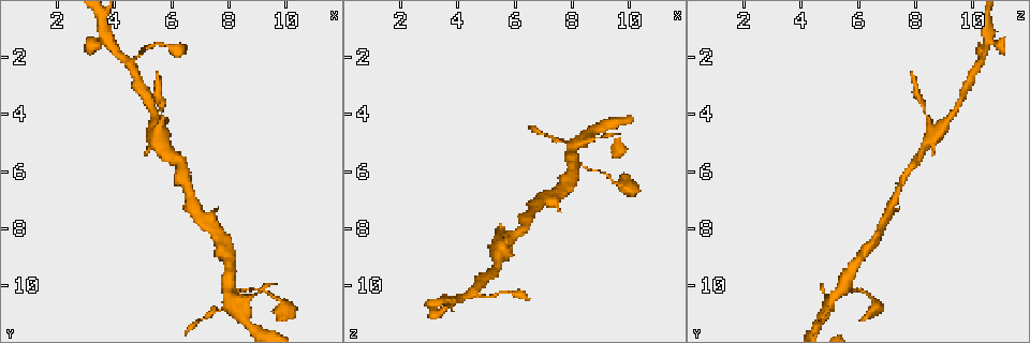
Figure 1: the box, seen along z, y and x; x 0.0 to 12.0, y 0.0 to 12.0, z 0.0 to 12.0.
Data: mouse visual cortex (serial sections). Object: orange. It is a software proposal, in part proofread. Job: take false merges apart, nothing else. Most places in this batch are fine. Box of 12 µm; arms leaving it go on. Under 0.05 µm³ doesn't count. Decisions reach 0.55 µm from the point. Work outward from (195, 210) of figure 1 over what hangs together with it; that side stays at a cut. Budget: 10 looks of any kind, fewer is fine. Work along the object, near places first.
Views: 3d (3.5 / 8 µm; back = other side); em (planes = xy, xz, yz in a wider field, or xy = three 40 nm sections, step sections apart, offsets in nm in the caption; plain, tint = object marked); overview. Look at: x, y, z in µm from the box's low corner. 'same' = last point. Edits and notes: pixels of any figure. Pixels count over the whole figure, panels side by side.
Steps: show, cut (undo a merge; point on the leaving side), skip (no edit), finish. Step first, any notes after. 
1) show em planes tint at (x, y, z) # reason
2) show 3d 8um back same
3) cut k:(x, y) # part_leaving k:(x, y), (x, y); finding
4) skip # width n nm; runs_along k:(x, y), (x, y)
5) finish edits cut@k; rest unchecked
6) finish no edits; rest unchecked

show 3d 8um at (9.9, 10.7, 6.6) # sharp bend

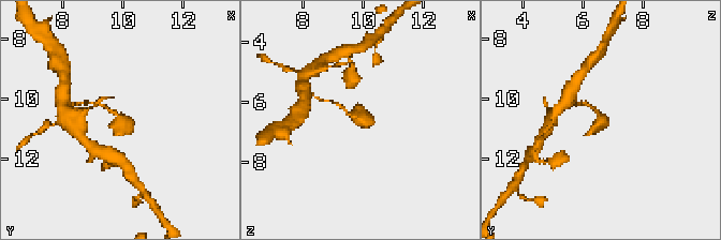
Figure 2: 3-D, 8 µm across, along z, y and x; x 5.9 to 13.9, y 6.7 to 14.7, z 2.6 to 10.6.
show 3d 3.5um back at (9.9, 10.7, 6.5) # zoom in

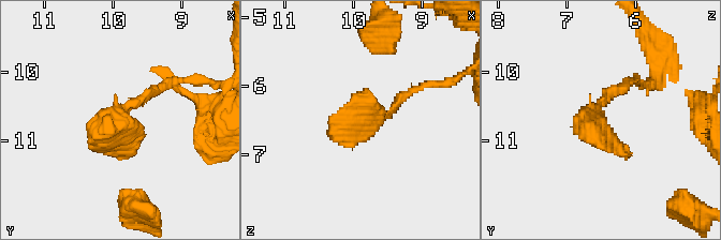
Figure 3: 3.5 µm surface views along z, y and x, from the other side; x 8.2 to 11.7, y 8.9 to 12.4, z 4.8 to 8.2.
show em xy step 3 tint at (9.90, 10.65, 6.55) # need the tissue

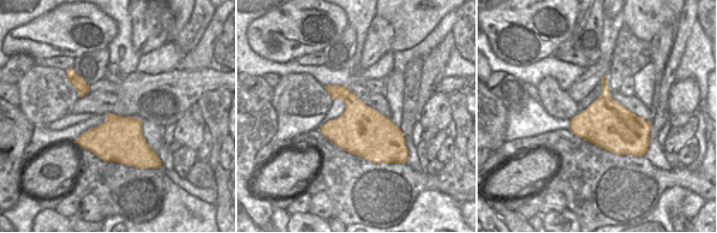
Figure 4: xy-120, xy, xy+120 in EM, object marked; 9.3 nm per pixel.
skip # runs_along 3:(168, 81), (122, 111), (126, 154); all the same cell

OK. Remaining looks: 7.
show 3d 3.5um at (8.1, 10.7, 5.0) # branch point

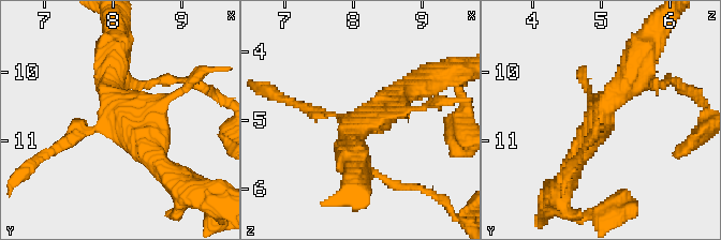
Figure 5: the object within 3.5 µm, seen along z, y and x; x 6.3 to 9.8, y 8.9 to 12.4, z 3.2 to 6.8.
show em xy step 1 plain at (8.15, 10.70, 5.00) # need the tissue

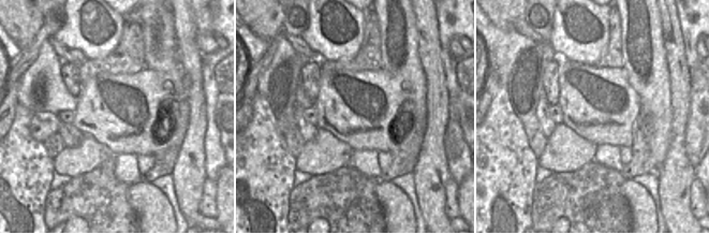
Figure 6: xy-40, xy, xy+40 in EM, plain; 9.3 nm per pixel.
show em xy step 1 tint same

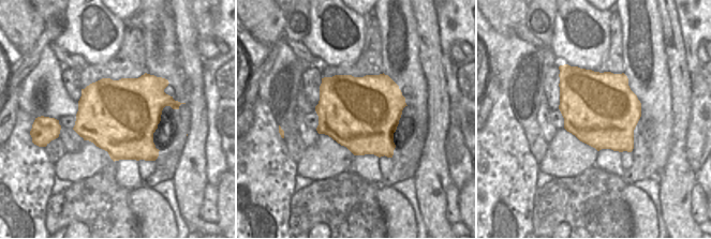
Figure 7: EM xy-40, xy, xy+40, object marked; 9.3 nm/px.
skip # runs_along 5:(635, 62), (602, 108), (572, 170); continuous, no second cell

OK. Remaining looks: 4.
show 3d 3.5um at (5.6, 4.4, 8.6) # a fork

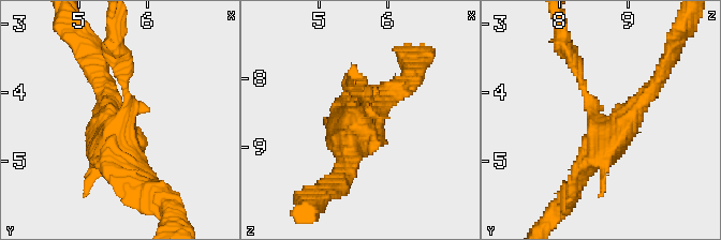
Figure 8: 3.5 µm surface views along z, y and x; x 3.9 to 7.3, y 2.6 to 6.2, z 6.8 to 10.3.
show em xy step 3 tint at (5.60, 4.45, 8.60) # shape alone is not enough

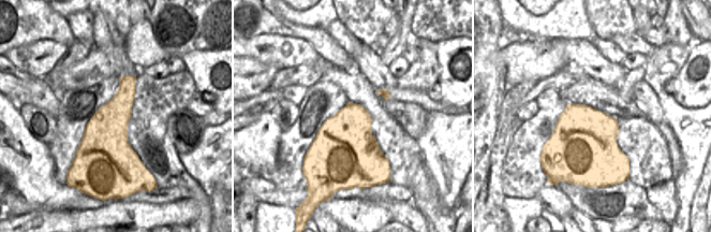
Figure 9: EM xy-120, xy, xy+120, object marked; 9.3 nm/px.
show em xy step 5 tint same

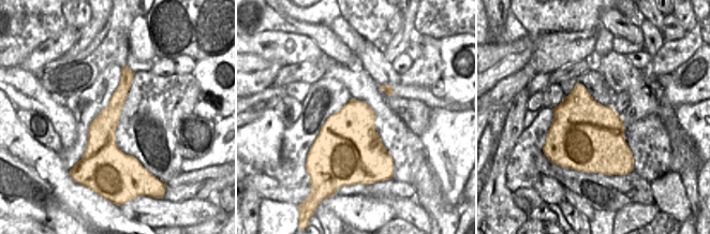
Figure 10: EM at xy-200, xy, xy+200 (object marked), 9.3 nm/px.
skip # runs_along 10:(126, 70), (107, 120), (114, 167); continuous, no second cell

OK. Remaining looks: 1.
finish no edits; rest unchecked

